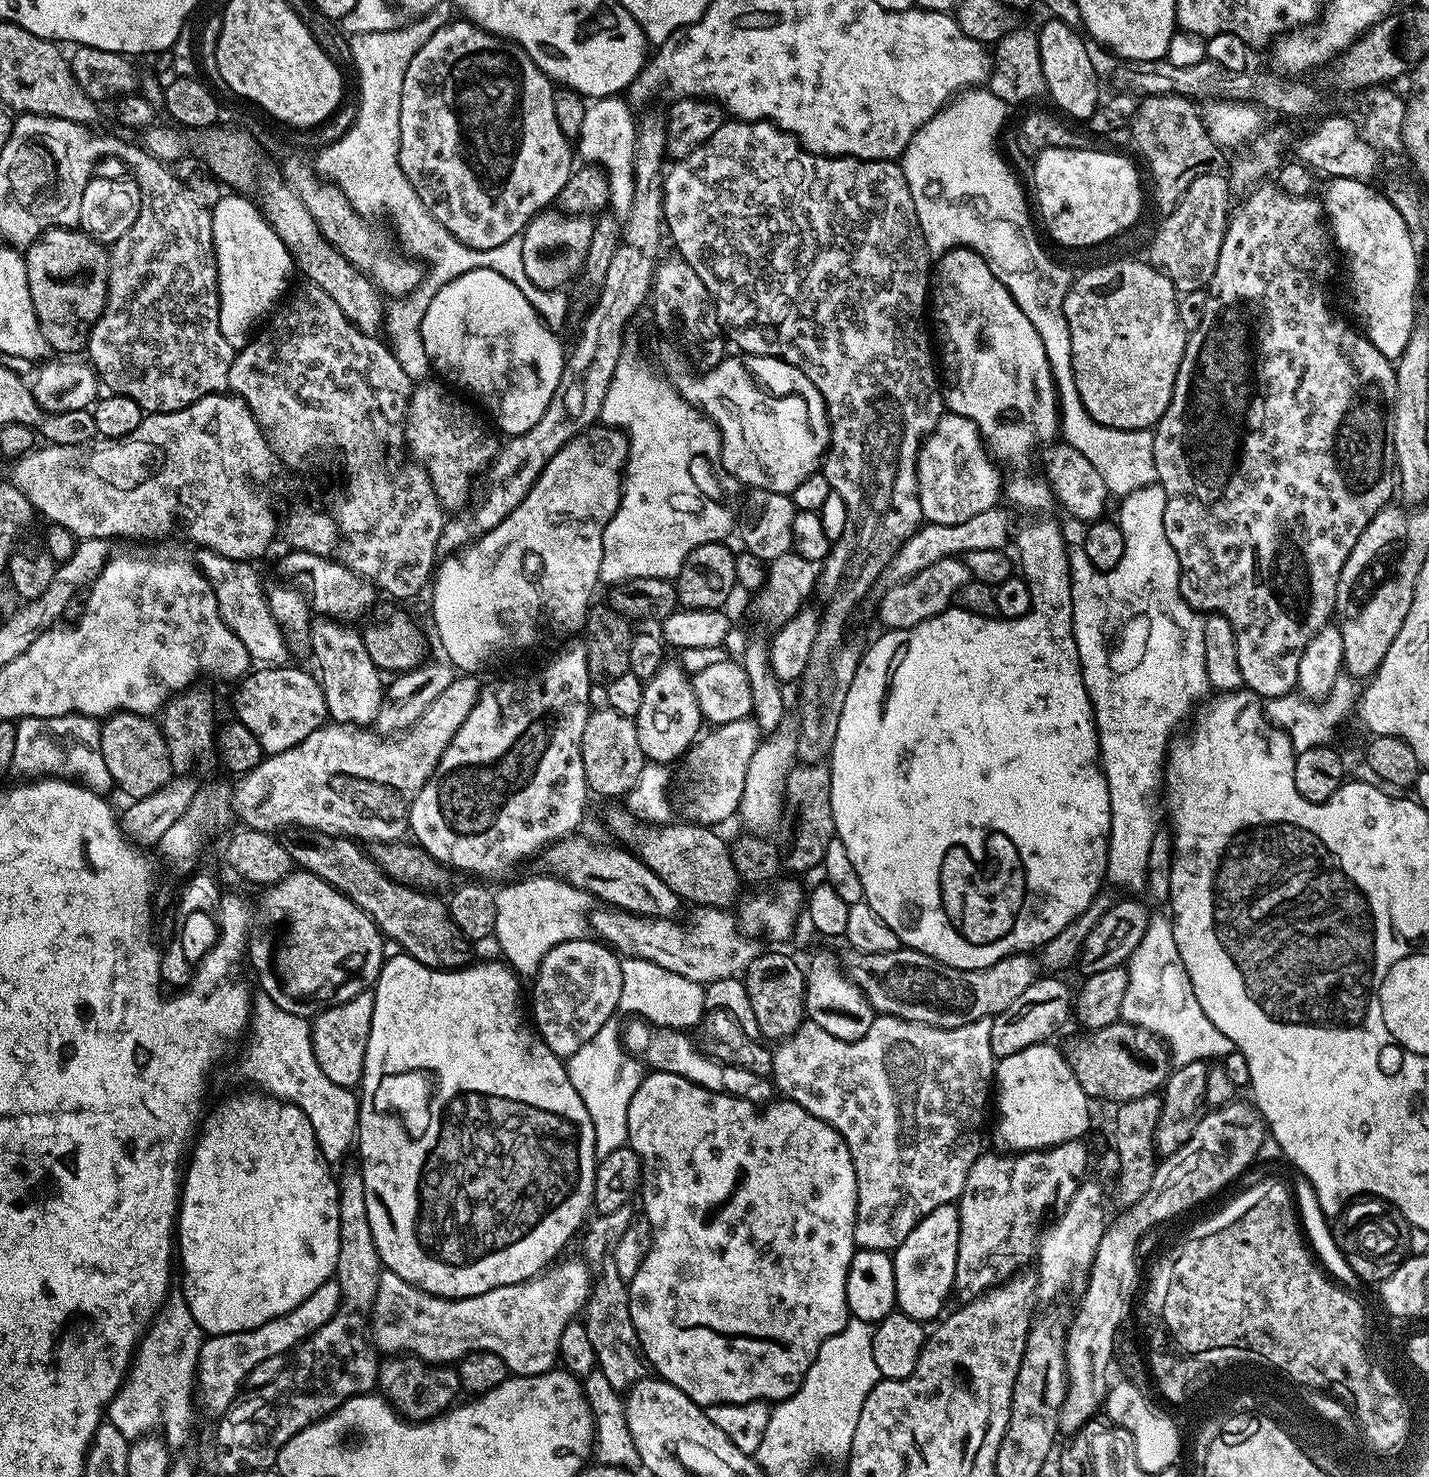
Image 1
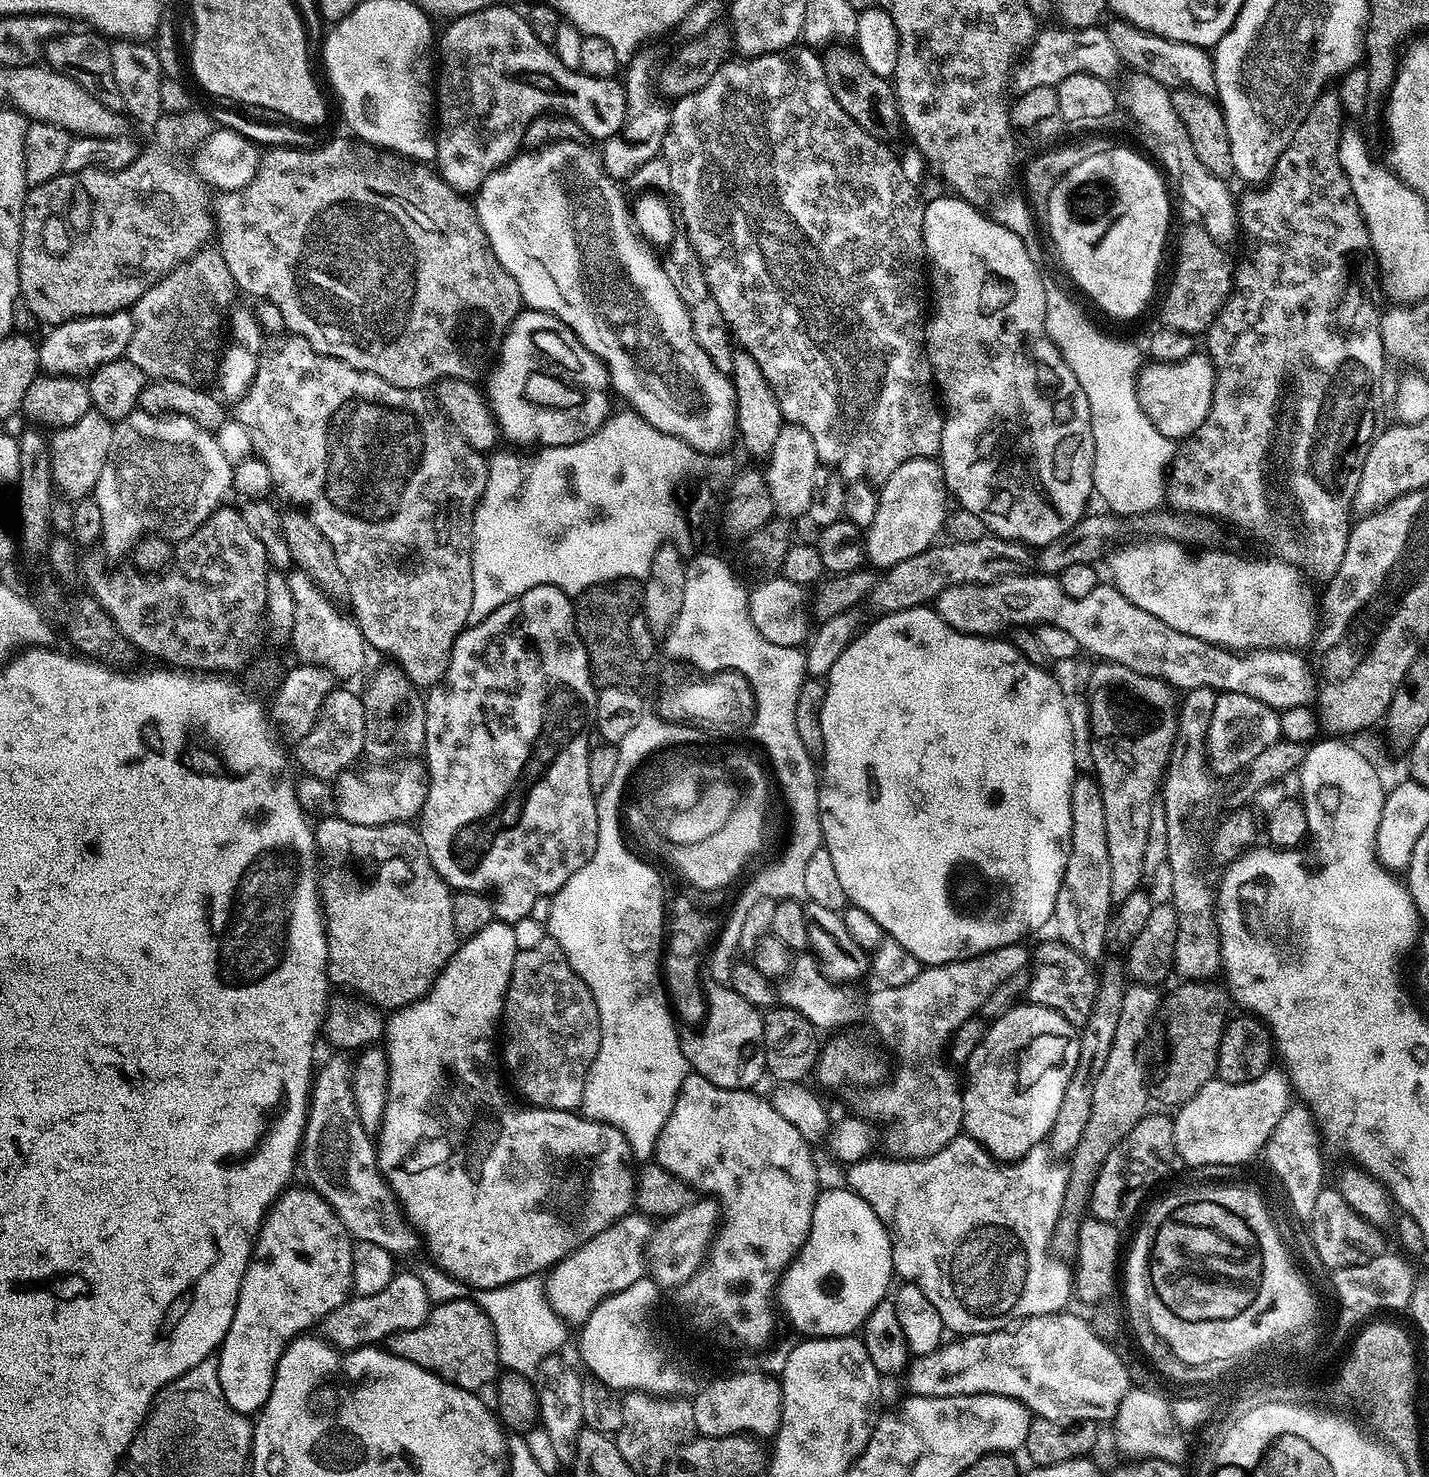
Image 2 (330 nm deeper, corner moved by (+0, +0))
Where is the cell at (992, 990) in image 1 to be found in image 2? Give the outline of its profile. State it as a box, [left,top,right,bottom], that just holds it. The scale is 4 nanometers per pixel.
[1027,940,1098,1030]

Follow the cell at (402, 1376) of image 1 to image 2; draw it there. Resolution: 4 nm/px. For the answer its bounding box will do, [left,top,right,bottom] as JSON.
[386,1298,502,1393]

